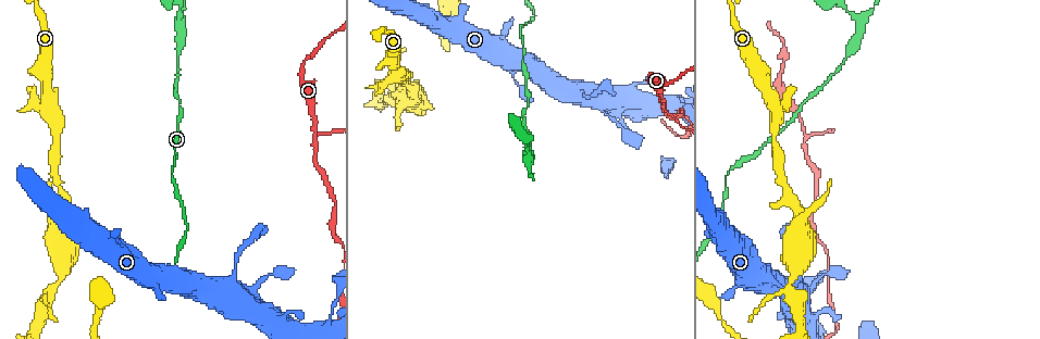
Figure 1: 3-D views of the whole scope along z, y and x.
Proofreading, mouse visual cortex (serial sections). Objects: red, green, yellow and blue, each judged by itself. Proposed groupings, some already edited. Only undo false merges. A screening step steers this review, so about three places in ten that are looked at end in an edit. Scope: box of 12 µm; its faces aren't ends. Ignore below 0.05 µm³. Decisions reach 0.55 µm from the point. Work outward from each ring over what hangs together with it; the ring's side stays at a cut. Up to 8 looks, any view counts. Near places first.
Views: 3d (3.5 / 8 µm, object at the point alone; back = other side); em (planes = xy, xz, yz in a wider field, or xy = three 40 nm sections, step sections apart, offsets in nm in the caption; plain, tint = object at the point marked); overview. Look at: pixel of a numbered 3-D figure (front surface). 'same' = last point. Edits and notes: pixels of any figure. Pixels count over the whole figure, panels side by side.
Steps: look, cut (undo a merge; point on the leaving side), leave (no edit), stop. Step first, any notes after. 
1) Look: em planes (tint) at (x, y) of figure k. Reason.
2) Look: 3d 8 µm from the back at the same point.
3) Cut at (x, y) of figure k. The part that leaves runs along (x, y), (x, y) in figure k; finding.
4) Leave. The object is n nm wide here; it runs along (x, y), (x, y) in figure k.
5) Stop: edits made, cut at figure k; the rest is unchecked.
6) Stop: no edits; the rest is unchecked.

Look: 3d 3.5 µm at (417, 106) of figure 1. Sharp bend.

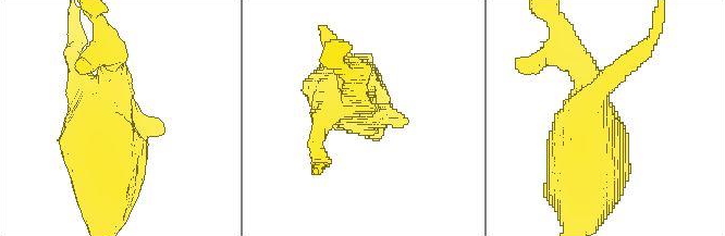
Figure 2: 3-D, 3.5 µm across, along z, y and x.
Look: em xy step 5 (tint) at (122, 127) of figure 2. Need the tissue.

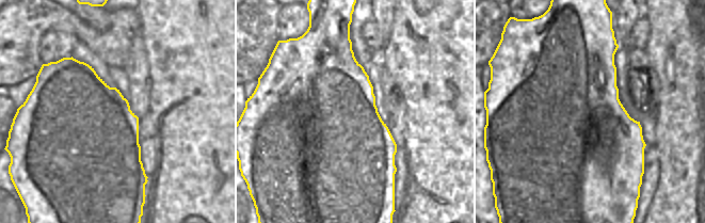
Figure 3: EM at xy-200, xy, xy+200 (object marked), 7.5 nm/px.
Leave. It runs along (569, 52), (591, 86), (584, 183) in figure 2; continuous, no second cell.

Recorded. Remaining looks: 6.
Look: 3d 3.5 µm at (174, 178) of figure 1. A narrow waist.

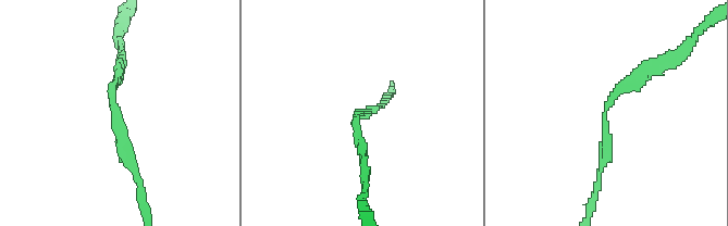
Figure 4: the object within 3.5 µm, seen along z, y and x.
Look: em xy step 2 (tint) at (604, 118) of figure 4. The arms are 150, 150 nm wide; now the EM.

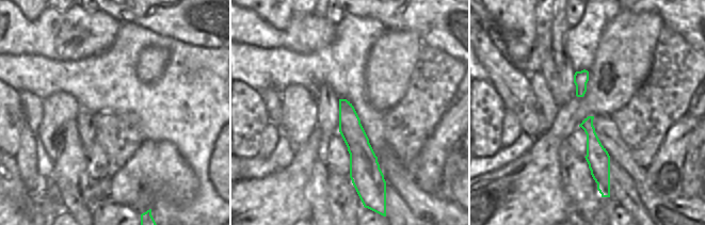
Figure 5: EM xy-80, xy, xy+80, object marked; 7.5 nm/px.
Leave. It runs along (653, 70), (608, 103), (597, 183) in figure 4; one cell here.

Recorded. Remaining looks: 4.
Look: 3d 3.5 µm at (315, 139) of figure 1. A fork.

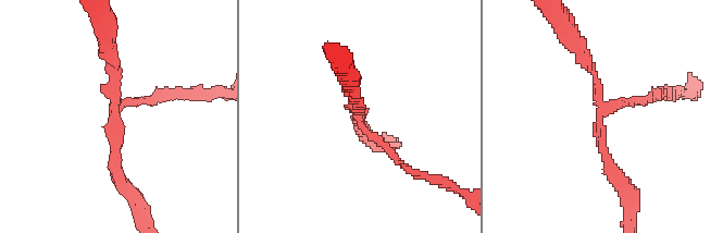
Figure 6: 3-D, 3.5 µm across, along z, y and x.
Look: em xy step 5 (tint) at (359, 116) of figure 6. 3 arms meet here; the arms are 150, 150, 150 nm wide.

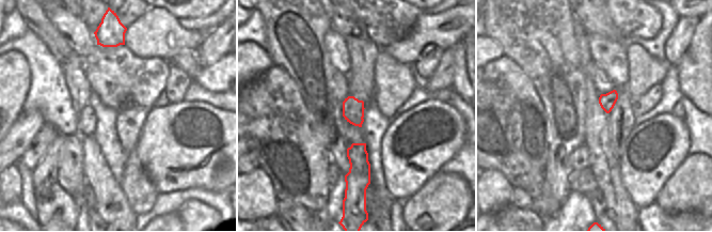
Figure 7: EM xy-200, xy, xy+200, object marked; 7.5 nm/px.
Cut at (635, 99) of figure 6. The part that leaves runs along (608, 109), (660, 93), (669, 99) in figure 6; a second cell is stuck on.

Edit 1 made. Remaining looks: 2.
Stop: edits made, cut at figure 6; the rest is unchecked.

